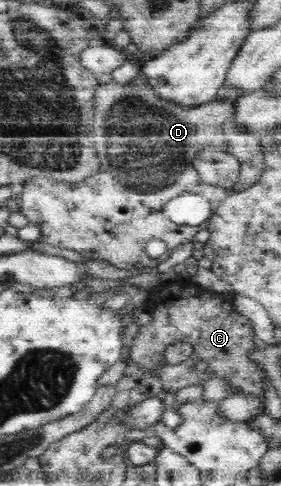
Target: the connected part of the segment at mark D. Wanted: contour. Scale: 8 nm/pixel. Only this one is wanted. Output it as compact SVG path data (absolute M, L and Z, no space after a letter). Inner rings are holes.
M136 61L138 65L138 77L127 84L111 81L97 86L94 98L94 121L92 126L93 148L99 153L101 166L99 170L90 177L84 178L76 183L53 181L49 178L30 178L22 193L19 194L21 201L21 212L31 224L38 224L41 230L38 242L47 243L61 249L72 250L95 259L103 259L110 262L112 266L121 270L141 270L145 266L155 268L165 262L173 249L179 244L194 242L194 236L199 230L207 229L208 223L201 222L198 226L187 226L175 224L164 214L163 207L176 196L181 194L199 194L205 202L209 202L211 214L231 194L245 190L247 187L259 182L264 170L263 144L261 137L252 135L249 131L241 129L237 123L235 102L225 100L213 100L206 105L179 106L175 102L165 102L155 93L155 89L147 84L147 77L143 74L144 61ZM207 149L228 151L239 160L241 176L231 188L207 184L194 166L191 160L198 152ZM105 172L109 178L119 182L105 182ZM161 240L167 245L167 251L157 258L148 256L145 252L147 242Z

